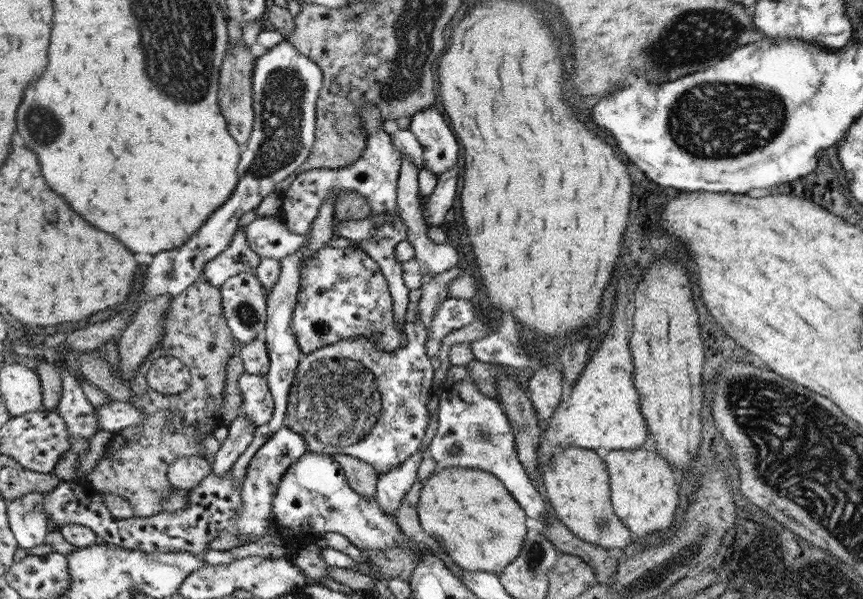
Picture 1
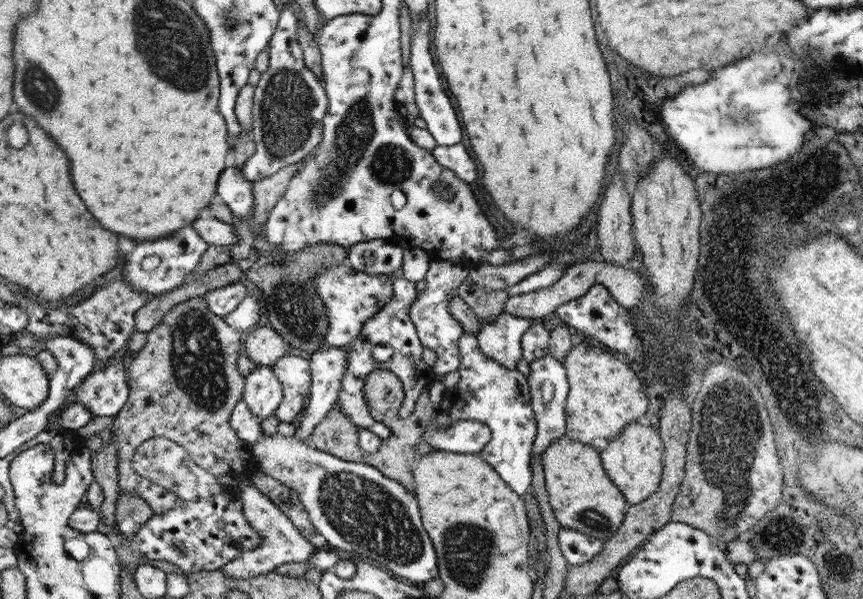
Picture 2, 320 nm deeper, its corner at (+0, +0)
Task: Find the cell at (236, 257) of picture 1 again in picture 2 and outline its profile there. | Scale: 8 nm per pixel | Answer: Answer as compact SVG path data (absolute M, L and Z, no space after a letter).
M182 228L174 232L166 240L156 240L152 244L142 242L136 246L136 250L128 252L124 258L124 268L122 271L125 280L135 287L137 292L147 292L157 296L184 284L186 277L190 276L193 268L200 264L204 252L210 246L194 228Z

